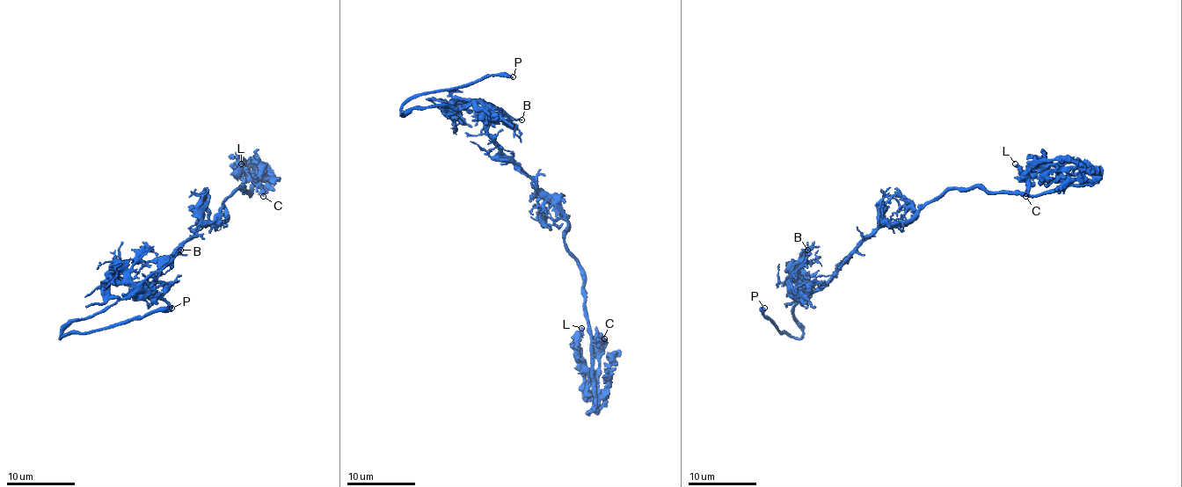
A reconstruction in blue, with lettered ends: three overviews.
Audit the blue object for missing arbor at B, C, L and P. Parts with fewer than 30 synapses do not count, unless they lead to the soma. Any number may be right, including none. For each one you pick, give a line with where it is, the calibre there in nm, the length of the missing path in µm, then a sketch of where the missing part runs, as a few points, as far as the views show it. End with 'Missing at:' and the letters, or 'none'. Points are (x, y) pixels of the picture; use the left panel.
P: at (171, 308); 440 nm thick; about 40 µm are missing; missing branch runs (171, 308), (180, 308), (196, 294), (230, 279), (265, 244), (292, 227), (324, 215)
Missing at: P

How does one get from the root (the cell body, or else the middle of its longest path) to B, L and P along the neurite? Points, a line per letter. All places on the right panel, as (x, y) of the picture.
B: (874, 230), (816, 289), (800, 293), (791, 282), (795, 270), (807, 257), (807, 250)
L: (874, 230), (905, 224), (950, 189), (1045, 194), (1084, 183), (1079, 163), (1056, 162), (1029, 172), (1015, 163)
P: (874, 230), (824, 282), (795, 300), (793, 320), (802, 330), (798, 337), (783, 334), (762, 313), (764, 308)

